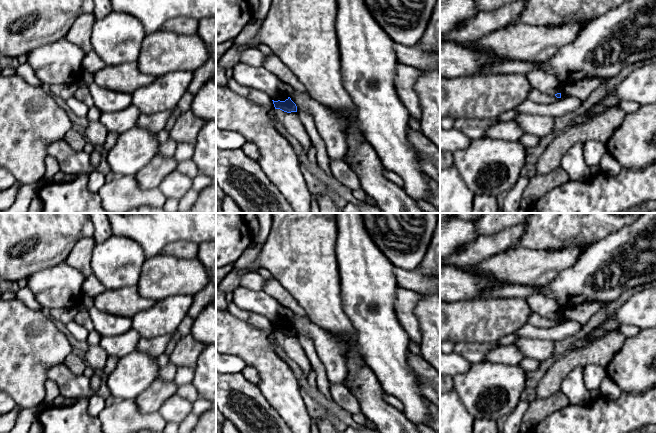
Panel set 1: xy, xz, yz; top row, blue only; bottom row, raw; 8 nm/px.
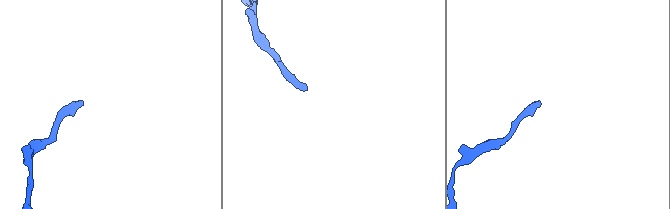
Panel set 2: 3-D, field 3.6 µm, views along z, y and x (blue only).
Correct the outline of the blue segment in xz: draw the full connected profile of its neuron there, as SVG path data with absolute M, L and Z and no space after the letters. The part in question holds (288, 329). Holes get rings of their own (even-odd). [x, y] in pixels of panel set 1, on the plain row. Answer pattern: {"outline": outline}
{"outline": "M288 321L285 325L273 325L275 333L280 333L284 336L291 337L291 336L297 336L297 330L296 328L291 324L290 321Z"}

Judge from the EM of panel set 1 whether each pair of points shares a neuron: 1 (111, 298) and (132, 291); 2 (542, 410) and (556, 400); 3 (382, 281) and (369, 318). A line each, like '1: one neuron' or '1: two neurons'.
1: one neuron
2: one neuron
3: one neuron

